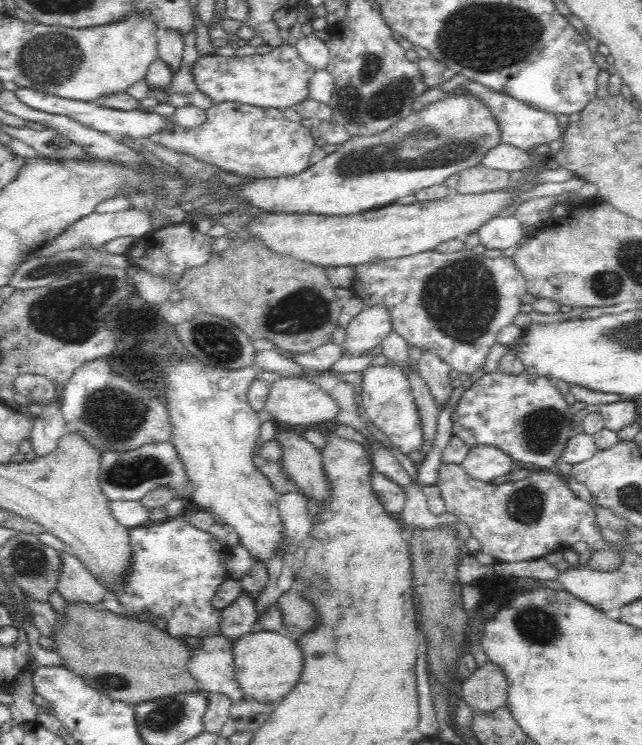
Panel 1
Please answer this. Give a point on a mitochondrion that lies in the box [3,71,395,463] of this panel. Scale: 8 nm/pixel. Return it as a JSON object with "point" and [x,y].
{"point":[67,312]}

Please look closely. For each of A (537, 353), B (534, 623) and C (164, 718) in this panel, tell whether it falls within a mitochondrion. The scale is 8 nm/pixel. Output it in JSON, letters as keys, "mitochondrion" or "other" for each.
{"A":"other","B":"mitochondrion","C":"mitochondrion"}

